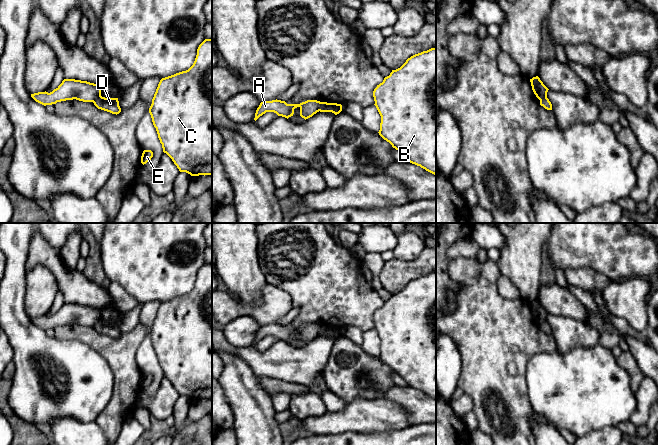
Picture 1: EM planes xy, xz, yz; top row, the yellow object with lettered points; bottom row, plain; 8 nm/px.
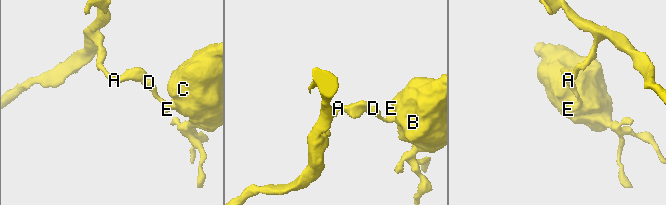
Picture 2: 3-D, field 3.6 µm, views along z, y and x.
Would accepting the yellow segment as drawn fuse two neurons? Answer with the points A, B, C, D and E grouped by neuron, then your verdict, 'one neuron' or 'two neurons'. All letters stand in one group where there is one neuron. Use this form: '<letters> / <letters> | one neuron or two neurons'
A / B C D E | two neurons

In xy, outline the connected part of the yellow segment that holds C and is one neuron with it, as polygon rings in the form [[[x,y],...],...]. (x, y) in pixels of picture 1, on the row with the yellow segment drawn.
[[[205,39],[199,45],[195,61],[188,70],[160,80],[149,113],[163,152],[172,159],[180,172],[191,176],[212,175],[212,39]]]

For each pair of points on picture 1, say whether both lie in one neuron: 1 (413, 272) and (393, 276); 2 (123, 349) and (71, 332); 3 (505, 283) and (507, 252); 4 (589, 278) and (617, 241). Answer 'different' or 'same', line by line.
1: same
2: same
3: different
4: different

